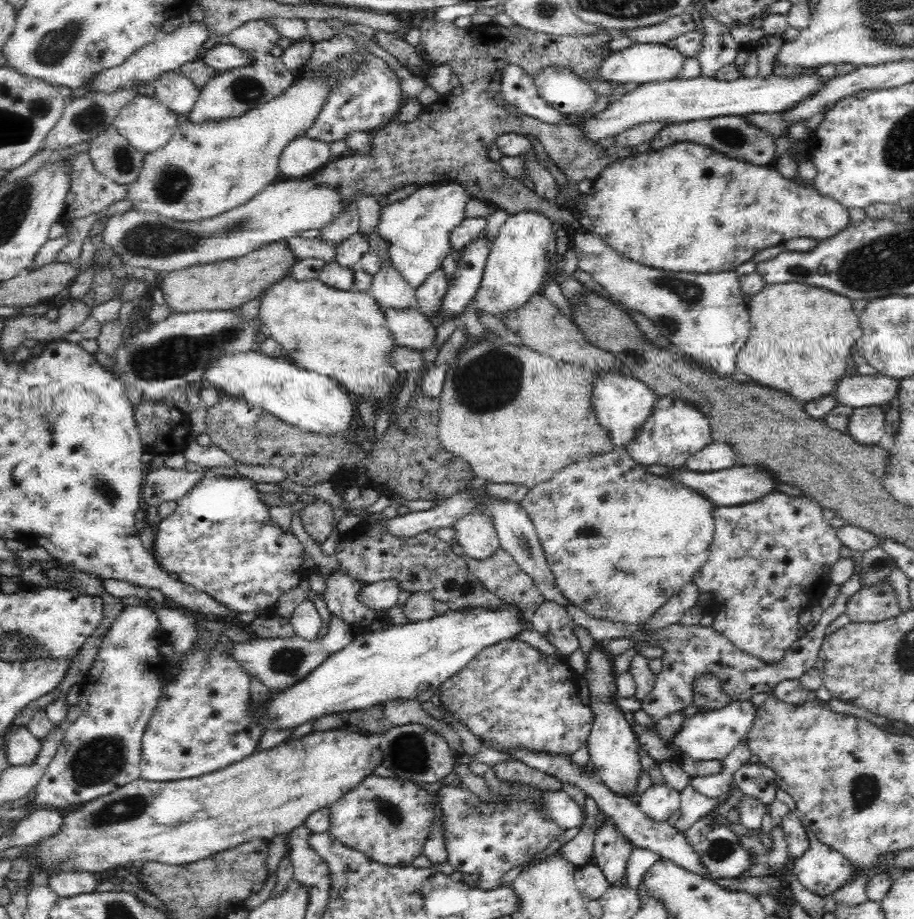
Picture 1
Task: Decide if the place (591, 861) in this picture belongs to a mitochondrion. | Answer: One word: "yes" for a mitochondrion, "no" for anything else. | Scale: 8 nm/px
no

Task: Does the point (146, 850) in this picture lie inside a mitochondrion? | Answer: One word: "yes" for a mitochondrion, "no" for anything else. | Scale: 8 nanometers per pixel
no

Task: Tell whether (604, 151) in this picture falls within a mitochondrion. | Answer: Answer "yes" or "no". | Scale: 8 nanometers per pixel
no

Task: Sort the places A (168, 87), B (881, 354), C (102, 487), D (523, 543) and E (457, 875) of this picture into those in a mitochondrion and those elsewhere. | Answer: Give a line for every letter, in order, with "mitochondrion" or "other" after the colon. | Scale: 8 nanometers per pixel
A: other
B: other
C: mitochondrion
D: mitochondrion
E: other

